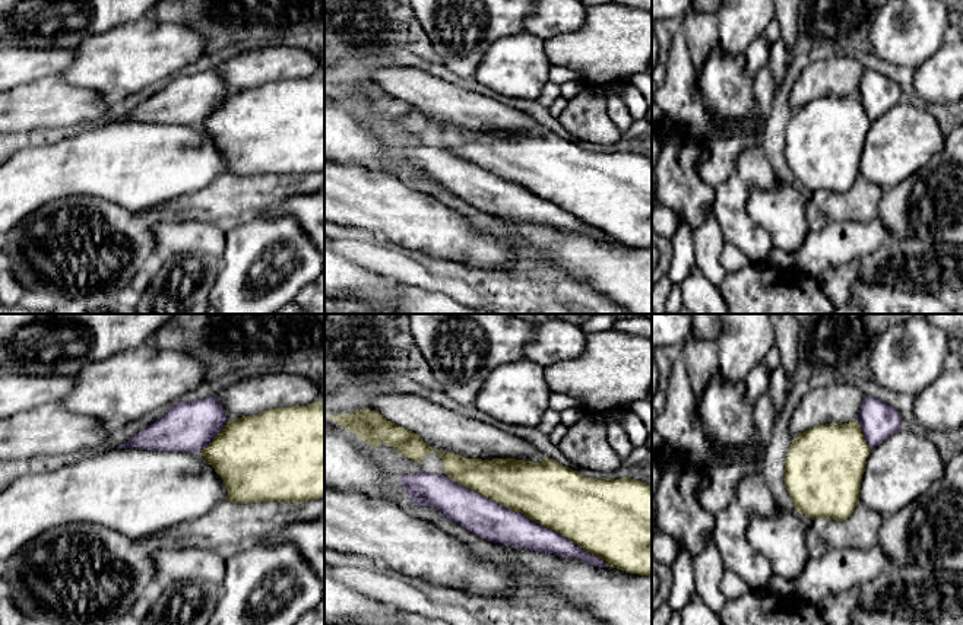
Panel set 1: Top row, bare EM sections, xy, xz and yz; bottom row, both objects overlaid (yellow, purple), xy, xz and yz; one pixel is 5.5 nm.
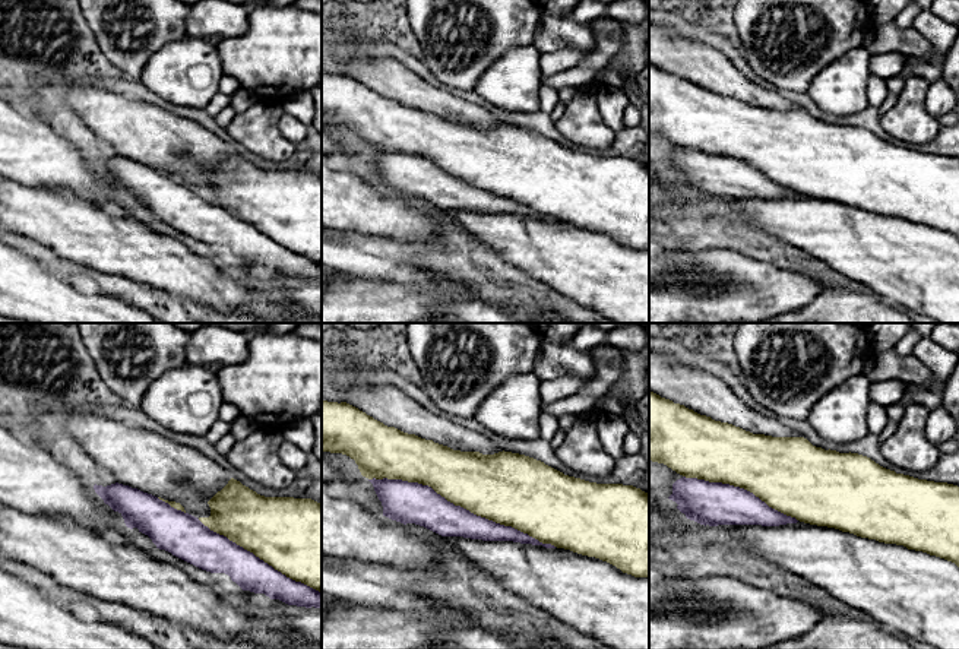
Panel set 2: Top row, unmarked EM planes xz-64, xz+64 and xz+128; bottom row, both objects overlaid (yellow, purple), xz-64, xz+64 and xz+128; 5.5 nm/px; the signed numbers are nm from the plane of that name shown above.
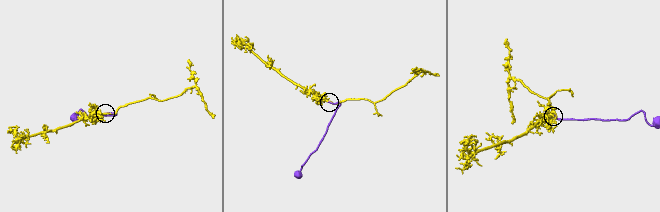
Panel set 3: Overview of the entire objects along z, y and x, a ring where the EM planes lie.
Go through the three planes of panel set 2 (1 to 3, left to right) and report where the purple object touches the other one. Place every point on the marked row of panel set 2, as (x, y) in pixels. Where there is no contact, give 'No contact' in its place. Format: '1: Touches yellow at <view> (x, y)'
1: Touches yellow at xz-64 (259, 557)
2: Touches yellow at xz+64 (462, 506)
3: Touches yellow at xz+128 (740, 487)

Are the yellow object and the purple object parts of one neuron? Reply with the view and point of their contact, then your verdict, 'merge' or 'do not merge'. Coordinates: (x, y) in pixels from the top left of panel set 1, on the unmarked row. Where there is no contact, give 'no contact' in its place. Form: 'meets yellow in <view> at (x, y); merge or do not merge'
meets yellow in xz at (525, 187); merge

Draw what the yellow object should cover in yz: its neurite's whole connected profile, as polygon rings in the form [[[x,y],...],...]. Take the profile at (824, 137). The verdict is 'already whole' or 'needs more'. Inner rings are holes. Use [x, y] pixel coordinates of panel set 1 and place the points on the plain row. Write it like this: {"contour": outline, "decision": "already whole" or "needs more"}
{"contour": [[[865,69],[856,95],[817,98],[793,111],[785,133],[785,159],[795,183],[811,193],[846,193],[859,177],[871,123],[902,96],[893,79]]], "decision": "needs more"}

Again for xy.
{"contour": [[[215,69],[180,74],[117,121],[200,126],[224,153],[229,175],[324,171],[320,74],[238,92],[229,92]]], "decision": "needs more"}

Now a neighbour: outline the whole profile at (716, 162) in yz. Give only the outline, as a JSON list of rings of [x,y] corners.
[[[766,63],[758,74],[754,77],[754,102],[753,112],[739,124],[736,133],[725,140],[709,142],[704,140],[697,168],[700,178],[712,188],[718,188],[735,171],[735,161],[738,155],[751,149],[757,143],[755,130],[766,123],[770,112],[776,83]]]

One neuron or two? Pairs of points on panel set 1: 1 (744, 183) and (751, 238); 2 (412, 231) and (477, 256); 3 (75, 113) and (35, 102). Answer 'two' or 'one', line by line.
1: one
2: one
3: one

